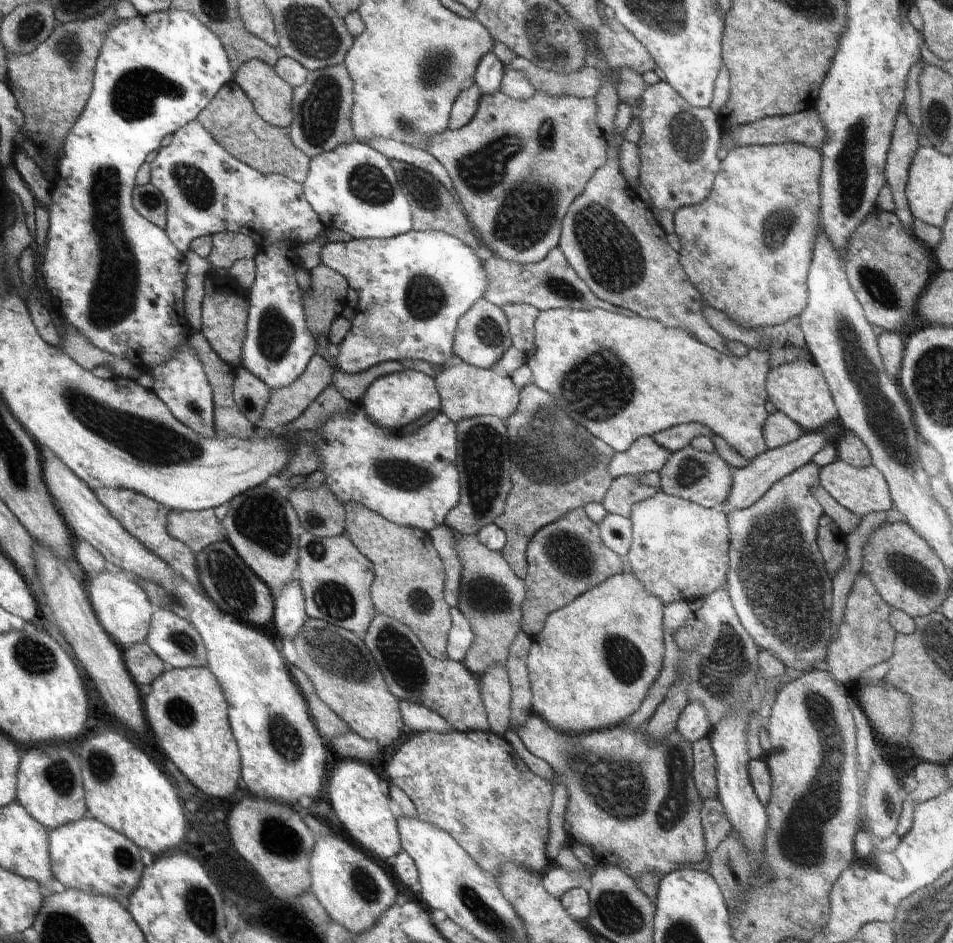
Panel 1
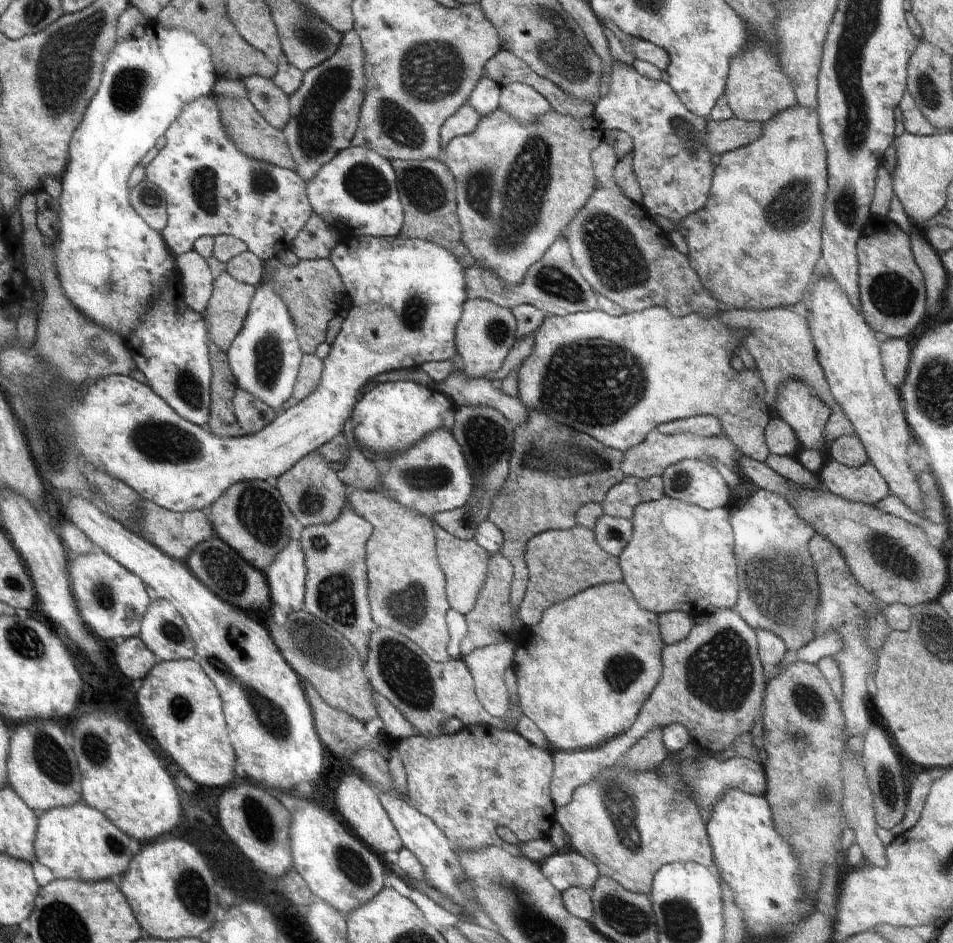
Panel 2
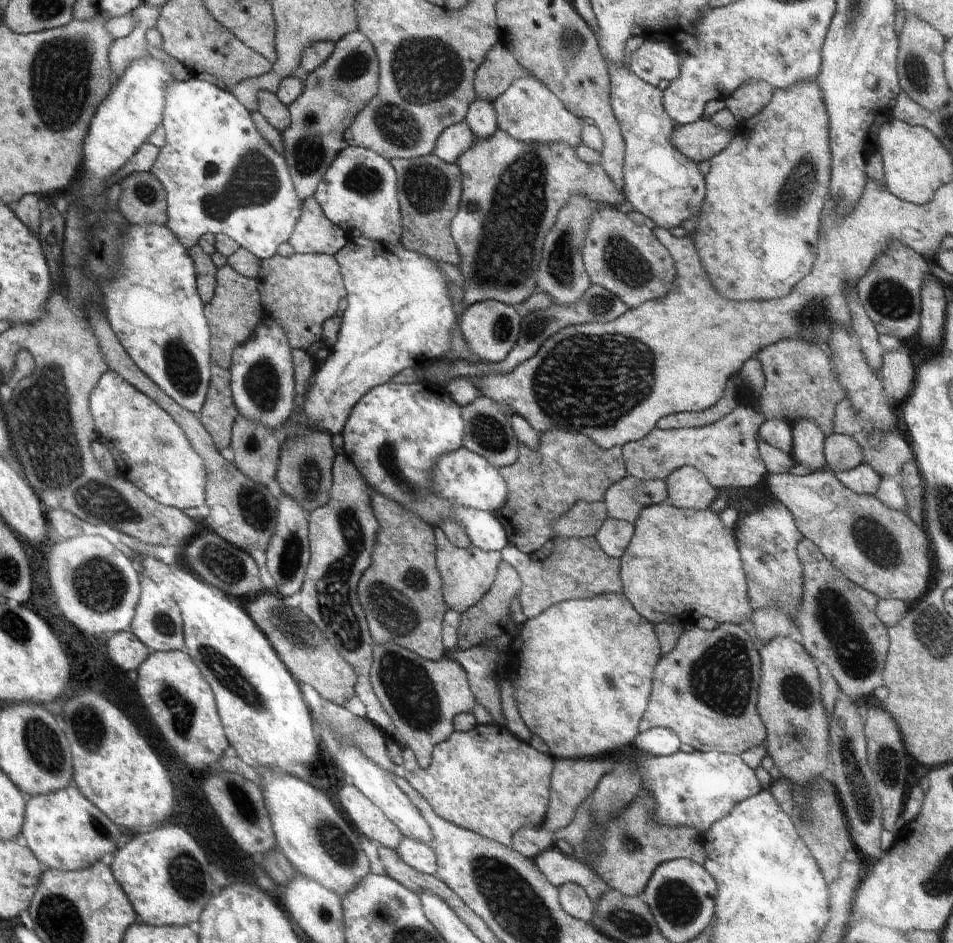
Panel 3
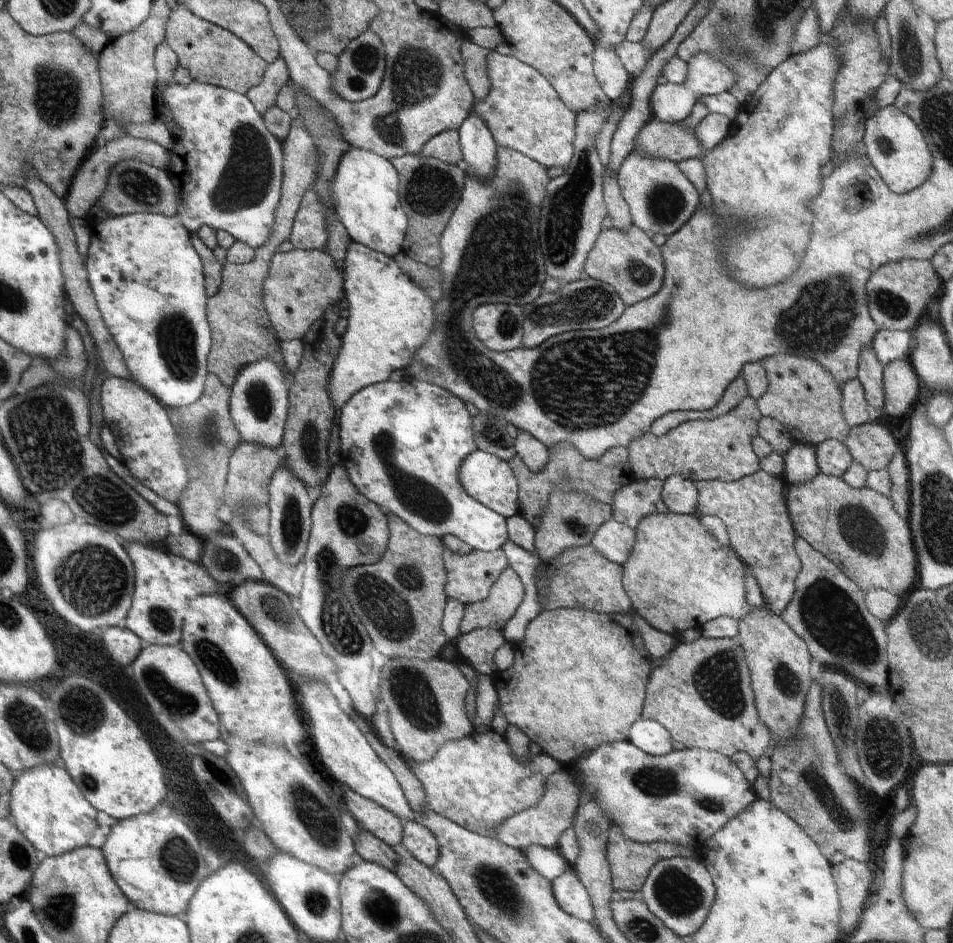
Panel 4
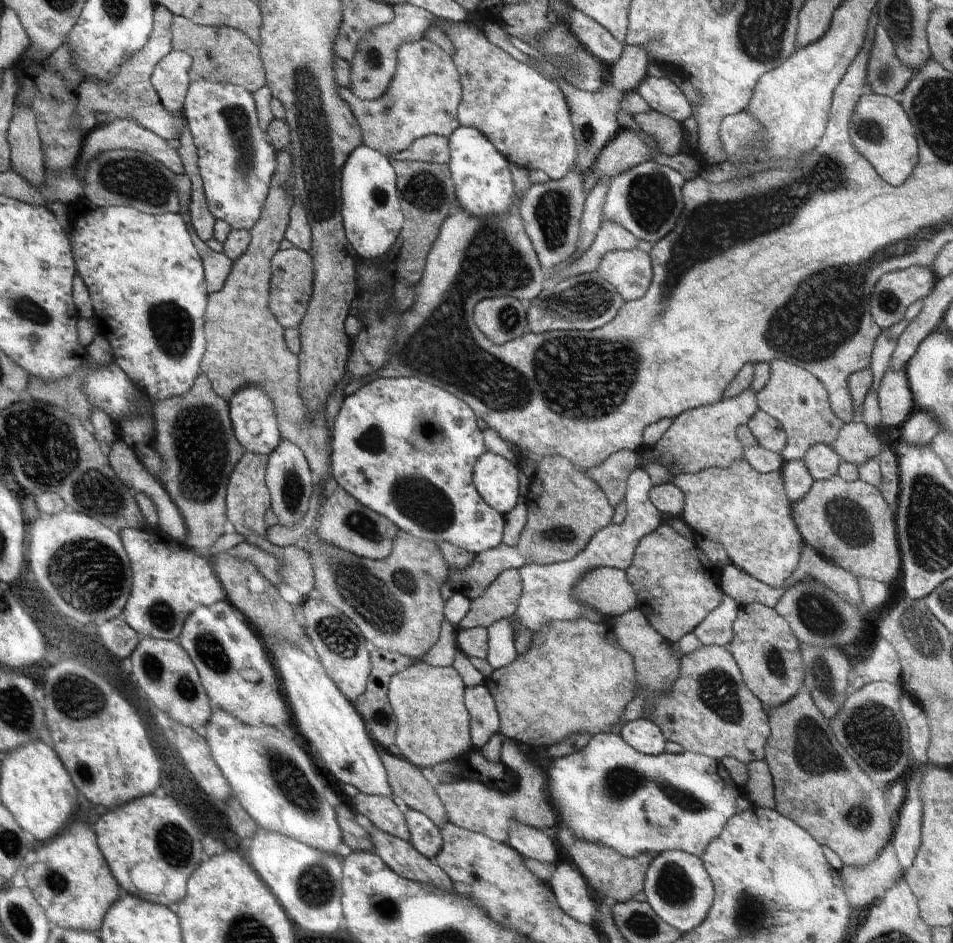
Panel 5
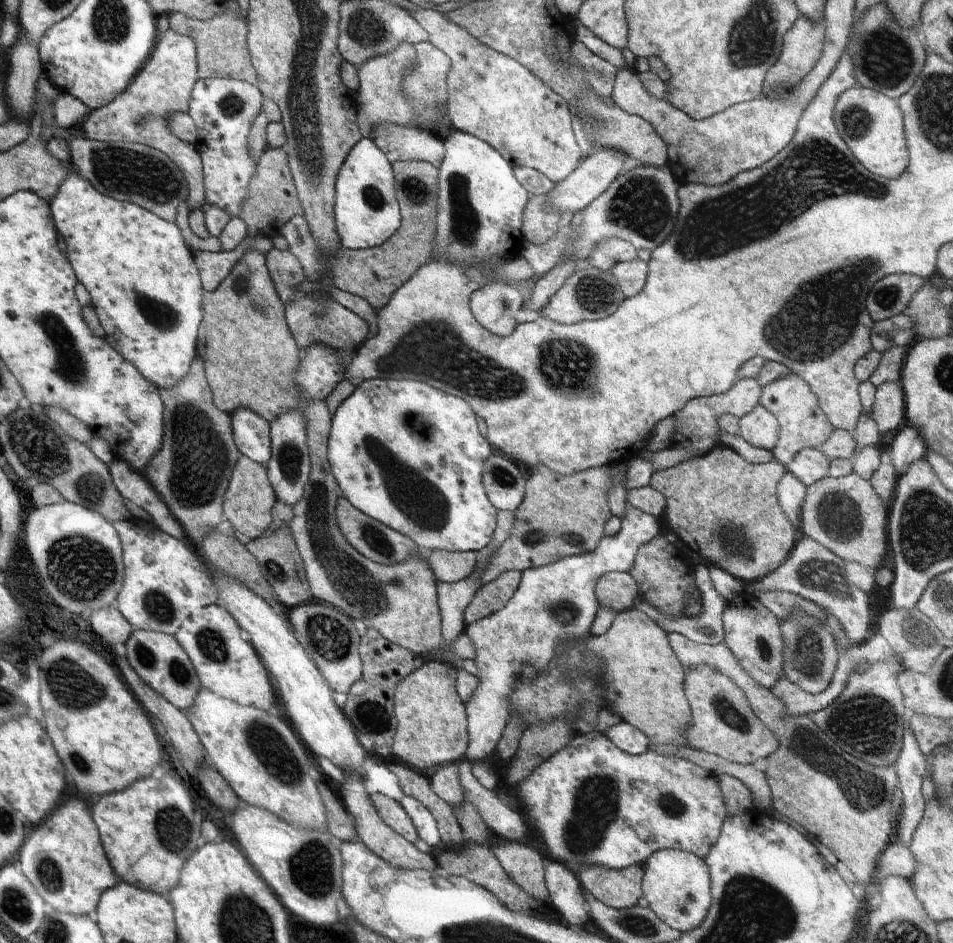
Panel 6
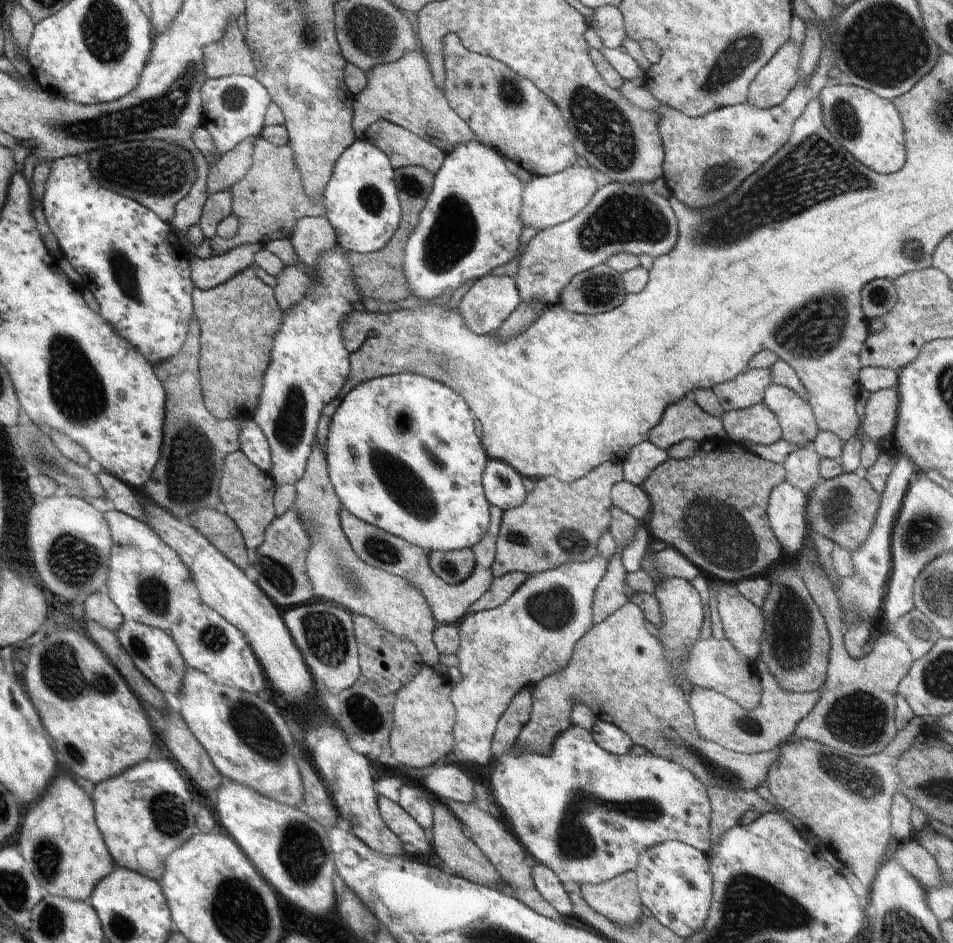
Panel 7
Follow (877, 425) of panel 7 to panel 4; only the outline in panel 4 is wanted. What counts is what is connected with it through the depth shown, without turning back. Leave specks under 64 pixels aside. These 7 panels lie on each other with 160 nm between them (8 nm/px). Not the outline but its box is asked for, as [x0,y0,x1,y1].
[883,356,918,416]

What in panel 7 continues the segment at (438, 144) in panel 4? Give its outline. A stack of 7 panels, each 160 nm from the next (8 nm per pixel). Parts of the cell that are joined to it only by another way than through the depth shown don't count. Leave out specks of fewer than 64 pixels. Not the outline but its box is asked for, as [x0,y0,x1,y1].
[365,119,445,175]

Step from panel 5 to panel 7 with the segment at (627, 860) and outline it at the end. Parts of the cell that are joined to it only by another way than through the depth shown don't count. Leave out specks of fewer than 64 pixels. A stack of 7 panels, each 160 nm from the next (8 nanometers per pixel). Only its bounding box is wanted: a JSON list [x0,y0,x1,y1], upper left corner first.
[581,871,642,925]

